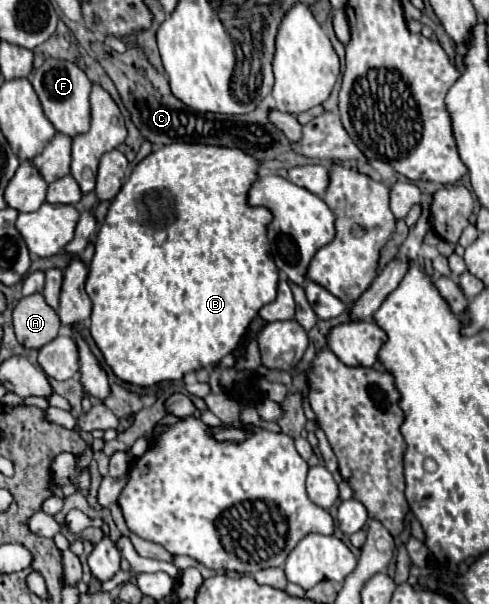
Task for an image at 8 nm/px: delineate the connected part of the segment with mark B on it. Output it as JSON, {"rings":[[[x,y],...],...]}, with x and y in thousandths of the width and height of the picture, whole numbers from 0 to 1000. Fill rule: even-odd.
{"rings":[[[346,238],[317,252],[309,252],[297,265],[288,265],[264,298],[252,305],[247,318],[223,341],[223,351],[202,377],[198,397],[194,397],[194,424],[182,437],[182,457],[178,457],[178,487],[190,500],[186,517],[186,556],[194,570],[202,573],[215,599],[231,613],[231,619],[264,632],[272,639],[313,642],[325,632],[346,629],[370,629],[382,616],[403,616],[411,609],[440,609],[464,586],[472,586],[485,570],[493,566],[505,540],[526,523],[534,507],[550,503],[566,490],[566,440],[554,427],[554,411],[546,397],[546,371],[554,368],[554,354],[542,344],[517,344],[505,338],[505,318],[517,298],[526,298],[526,265],[501,255],[497,248],[468,248],[452,242],[370,242],[370,238]],[[346,318],[358,334],[358,368],[346,374]]]}

